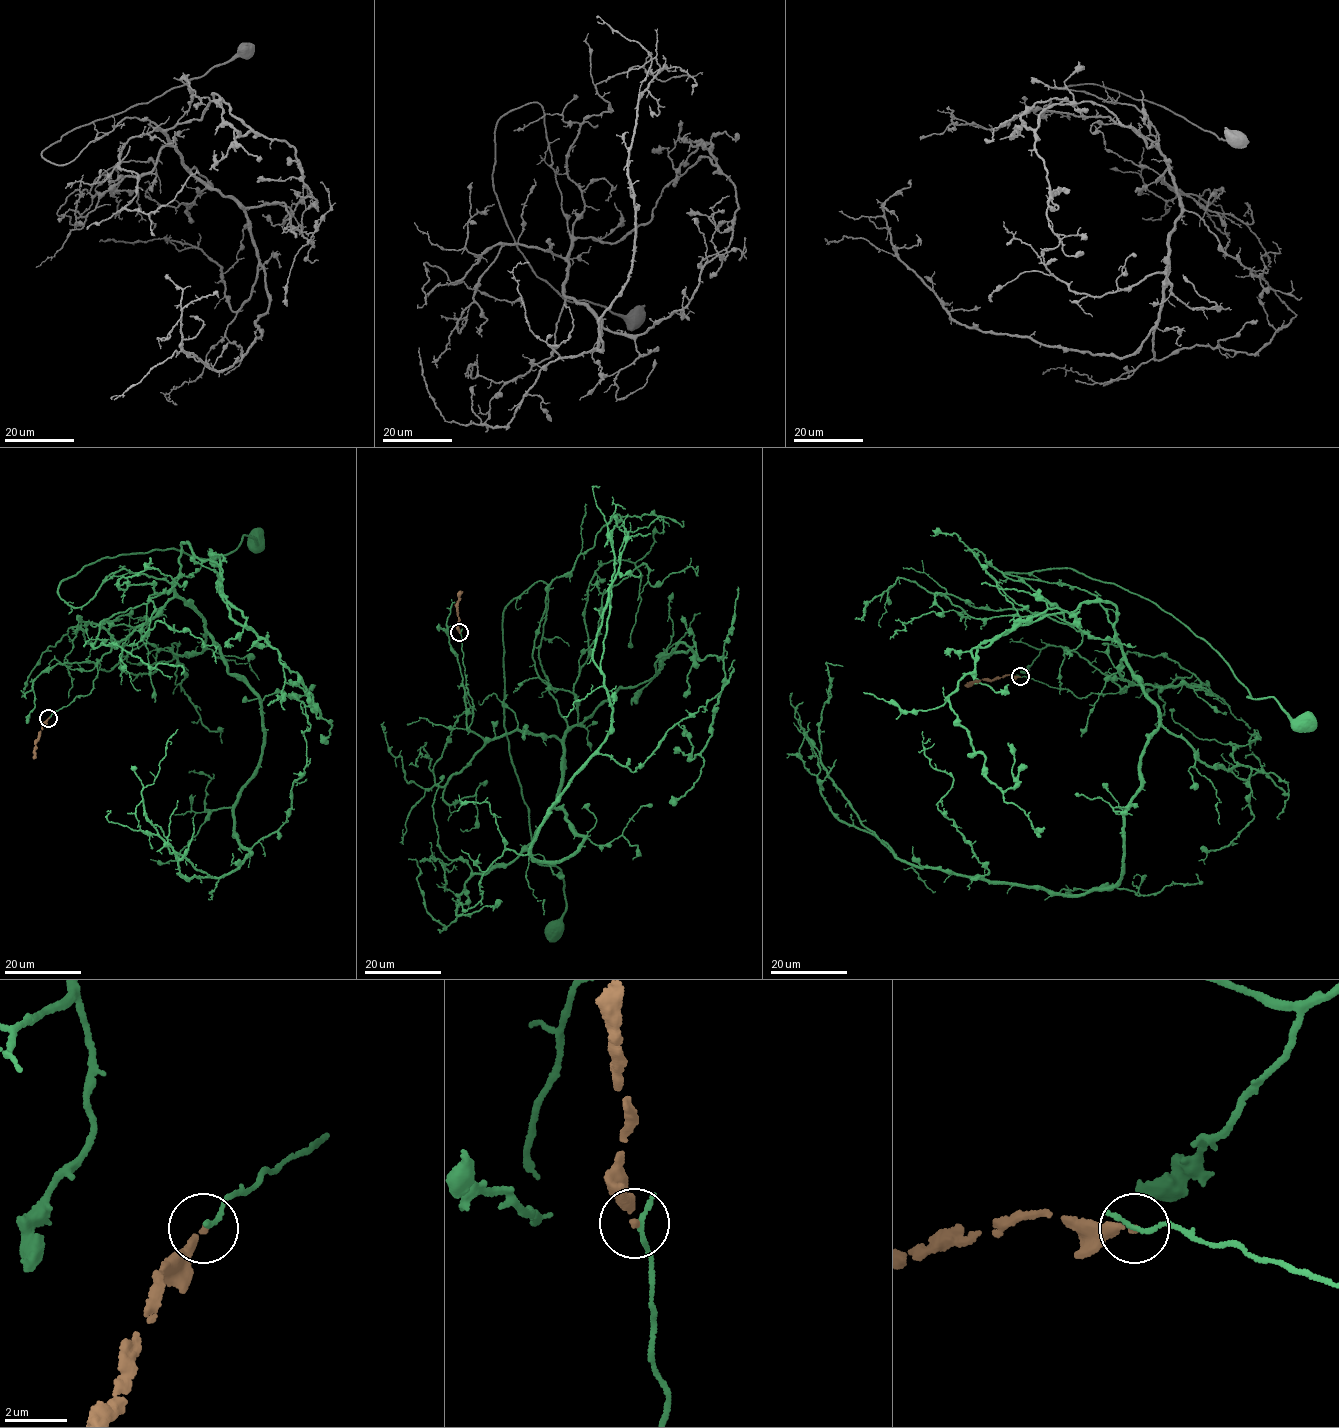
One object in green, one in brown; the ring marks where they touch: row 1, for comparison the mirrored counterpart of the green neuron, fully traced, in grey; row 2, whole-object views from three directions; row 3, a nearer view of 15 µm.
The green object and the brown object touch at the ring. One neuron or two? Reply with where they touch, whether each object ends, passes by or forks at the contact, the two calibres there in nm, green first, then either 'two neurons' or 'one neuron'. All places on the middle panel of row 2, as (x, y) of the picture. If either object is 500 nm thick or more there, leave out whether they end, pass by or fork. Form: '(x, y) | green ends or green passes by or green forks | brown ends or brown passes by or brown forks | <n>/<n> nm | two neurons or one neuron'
(459, 632) | green ends | brown ends | 170/200 nm | two neurons

